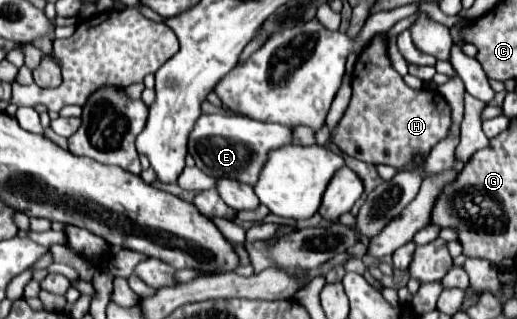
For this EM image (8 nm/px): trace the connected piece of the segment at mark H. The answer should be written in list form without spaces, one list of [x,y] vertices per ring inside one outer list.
[[[374,35],[358,55],[352,77],[352,97],[330,141],[346,155],[372,165],[390,165],[398,171],[416,171],[416,157],[426,159],[436,143],[446,139],[452,127],[452,109],[434,89],[410,89],[392,69],[384,35]]]

